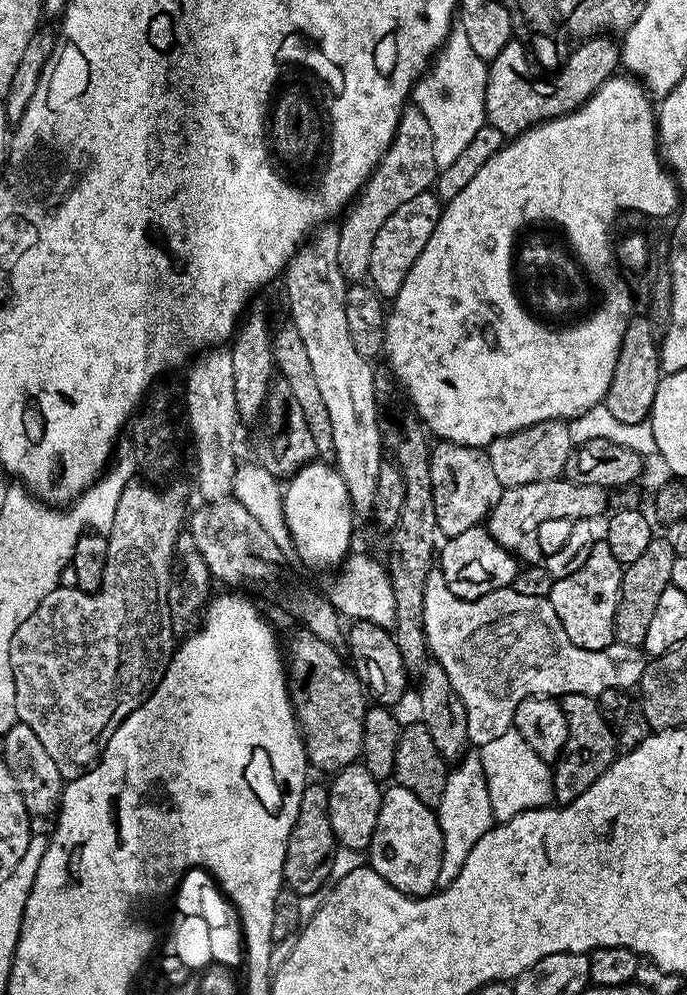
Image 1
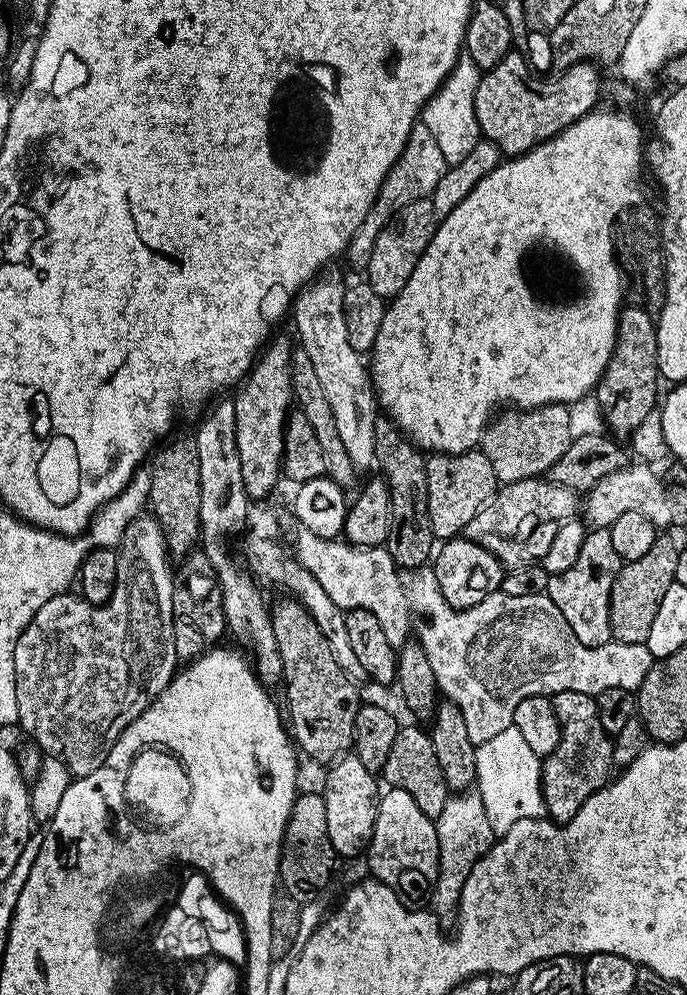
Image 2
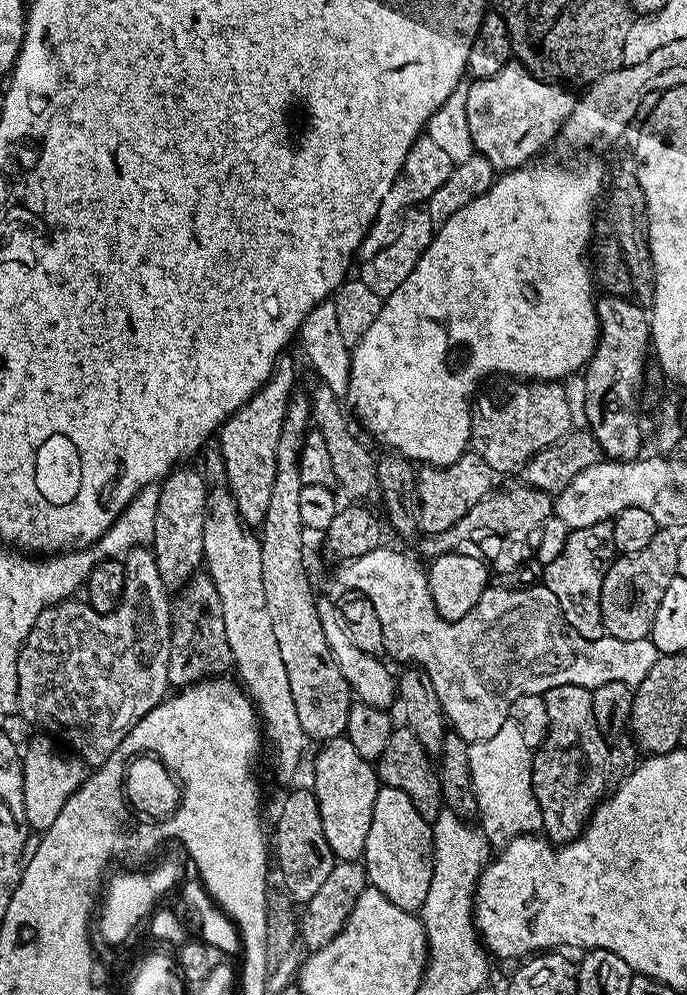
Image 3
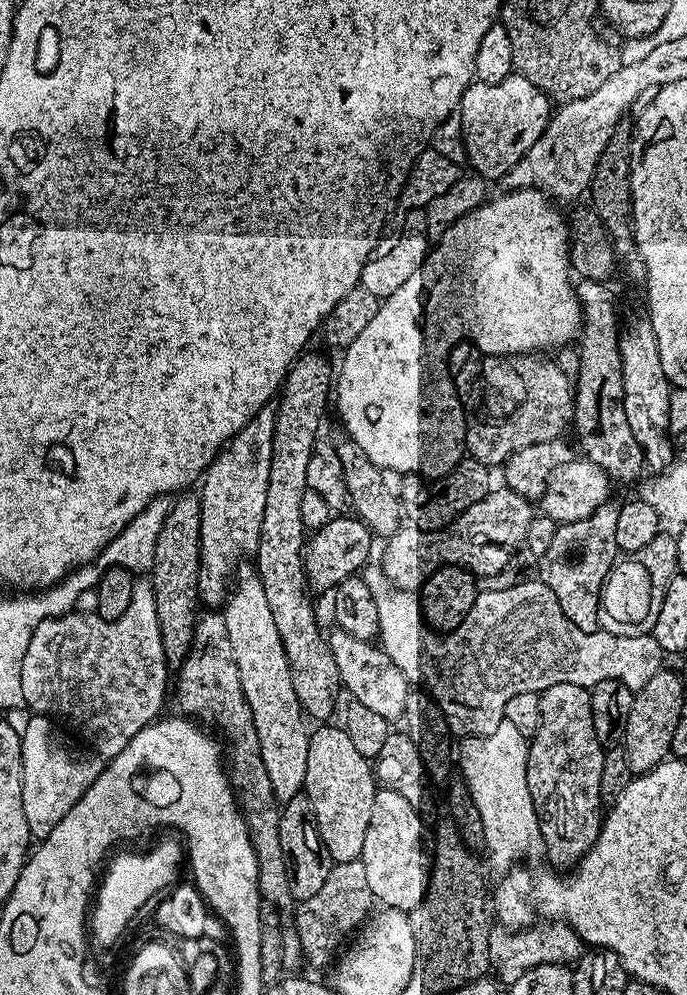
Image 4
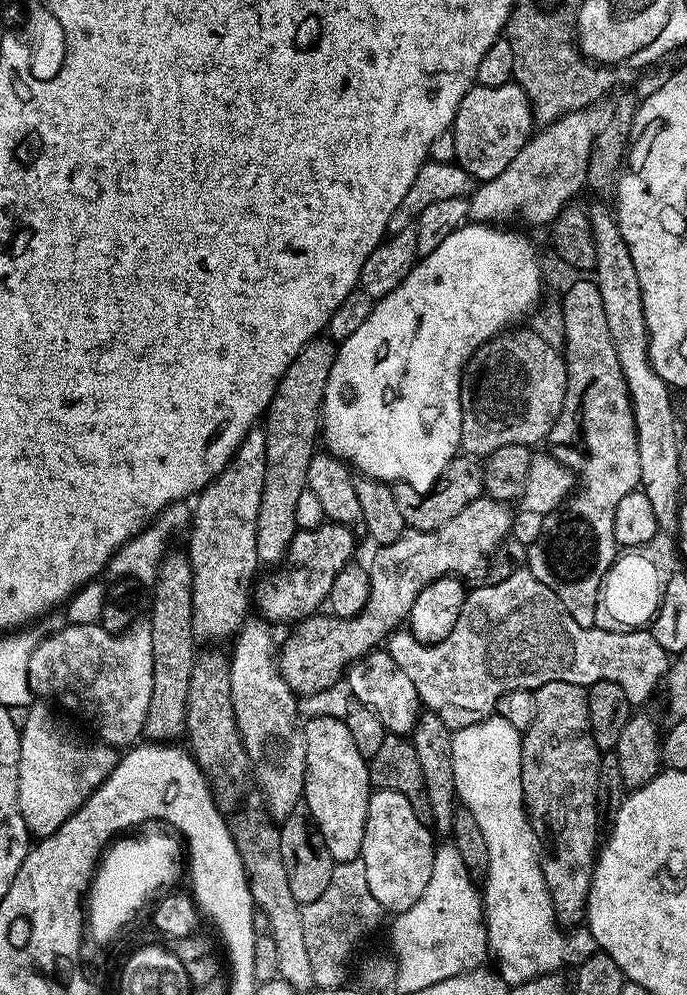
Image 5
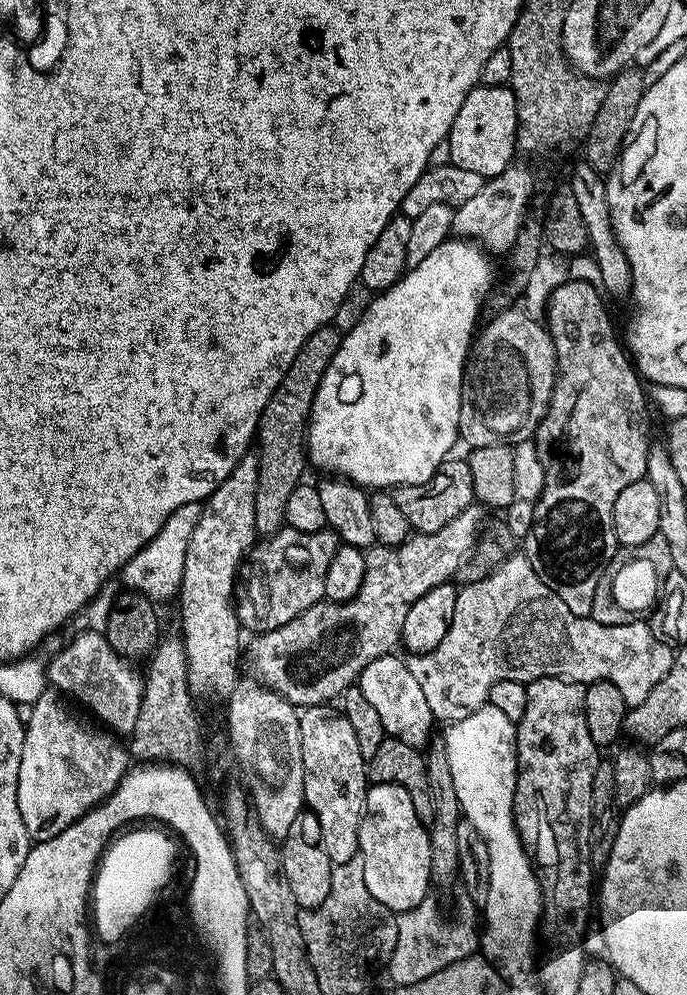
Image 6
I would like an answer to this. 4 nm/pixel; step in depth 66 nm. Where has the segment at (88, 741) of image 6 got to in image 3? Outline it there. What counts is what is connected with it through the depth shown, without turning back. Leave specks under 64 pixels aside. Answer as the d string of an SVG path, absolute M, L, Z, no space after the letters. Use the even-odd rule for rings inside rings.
M36 734L36 737L28 744L28 749L23 749L22 763L24 765L24 809L26 810L26 822L33 833L42 834L58 818L62 806L73 794L81 788L86 779L86 765L79 756L69 754L67 751L59 752L56 749L57 741L48 734Z

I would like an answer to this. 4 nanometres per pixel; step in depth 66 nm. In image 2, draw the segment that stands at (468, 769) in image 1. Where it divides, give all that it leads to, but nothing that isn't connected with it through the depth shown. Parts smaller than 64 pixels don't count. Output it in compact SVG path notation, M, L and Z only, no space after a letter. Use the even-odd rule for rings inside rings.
M475 790L449 795L446 806L442 806L442 814L438 814L434 823L438 834L440 869L436 887L430 893L430 901L432 900L431 907L435 915L445 918L444 916L451 917L457 911L462 886L466 886L466 878L470 878L470 870L474 870L477 862L492 847L494 833L490 826L490 818L486 818L486 806L482 806L482 798Z

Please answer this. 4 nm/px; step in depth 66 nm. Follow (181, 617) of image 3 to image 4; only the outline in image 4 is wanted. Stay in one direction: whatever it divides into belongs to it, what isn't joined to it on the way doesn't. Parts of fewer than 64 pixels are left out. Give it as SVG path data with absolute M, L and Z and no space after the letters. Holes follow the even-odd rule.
M208 610L208 613L201 615L196 621L196 629L192 634L192 645L190 650L186 654L186 658L182 663L178 665L177 674L174 676L174 688L176 684L176 700L180 703L179 711L183 713L185 717L191 718L193 721L199 722L201 725L207 726L209 729L215 730L222 737L224 735L223 743L226 745L226 771L228 773L228 785L232 788L232 794L236 798L236 807L240 809L240 816L244 819L244 825L248 831L248 837L250 842L254 846L254 858L257 862L258 878L256 879L256 885L260 887L260 895L267 903L274 905L274 907L287 910L293 907L294 901L290 894L290 878L286 874L286 857L282 854L282 838L278 838L278 822L280 821L281 805L278 803L274 790L270 786L270 777L266 774L266 765L262 762L262 754L260 753L260 743L258 742L258 732L254 730L254 722L252 721L252 715L250 714L250 708L246 702L246 698L242 694L242 680L240 678L240 671L238 670L238 662L234 662L234 650L230 647L230 633L226 631L226 622L224 621L223 611L220 610Z

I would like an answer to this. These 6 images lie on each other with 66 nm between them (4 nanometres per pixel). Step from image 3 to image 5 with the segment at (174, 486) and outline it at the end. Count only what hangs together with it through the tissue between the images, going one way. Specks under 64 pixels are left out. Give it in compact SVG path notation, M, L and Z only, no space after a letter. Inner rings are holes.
M170 550L165 554L164 561L160 563L160 569L156 575L156 583L150 588L150 604L152 600L152 620L150 619L150 627L152 629L152 649L154 650L154 691L150 694L150 708L146 710L146 722L144 723L143 735L152 742L172 742L177 738L175 736L183 737L186 729L184 723L186 722L186 690L190 688L190 674L194 668L194 662L198 655L198 637L192 630L192 563L188 561L187 551Z

